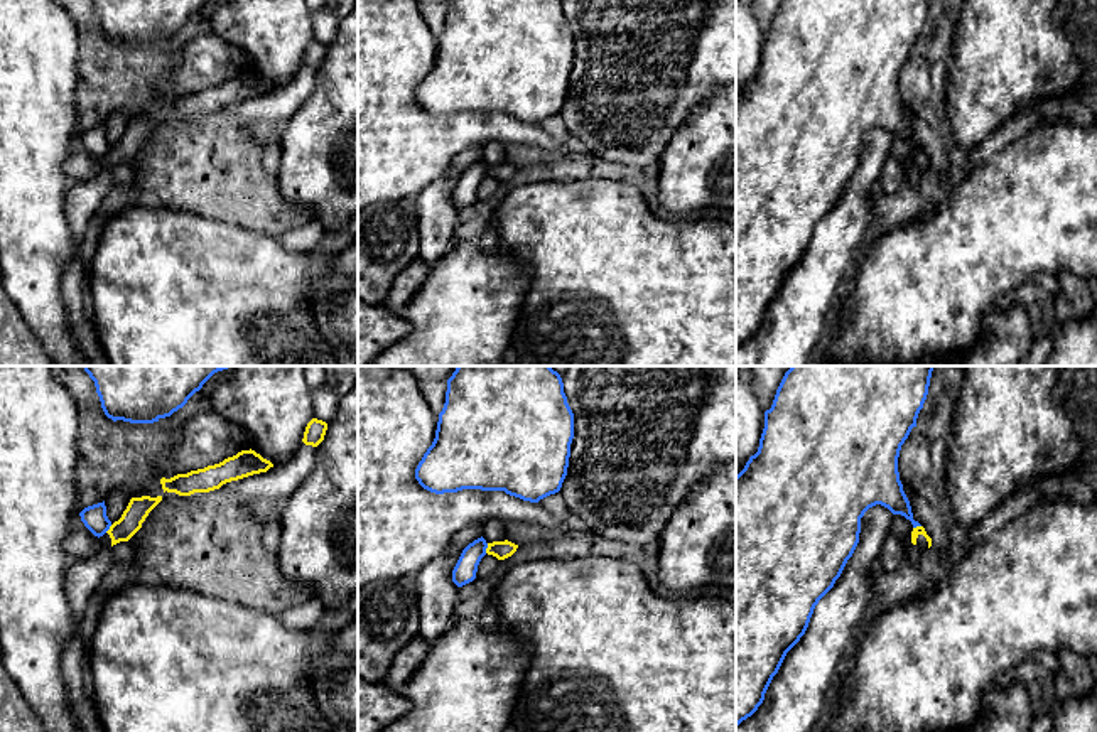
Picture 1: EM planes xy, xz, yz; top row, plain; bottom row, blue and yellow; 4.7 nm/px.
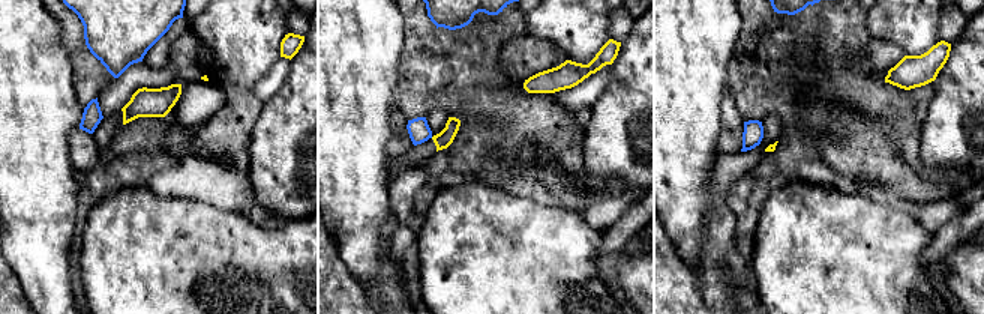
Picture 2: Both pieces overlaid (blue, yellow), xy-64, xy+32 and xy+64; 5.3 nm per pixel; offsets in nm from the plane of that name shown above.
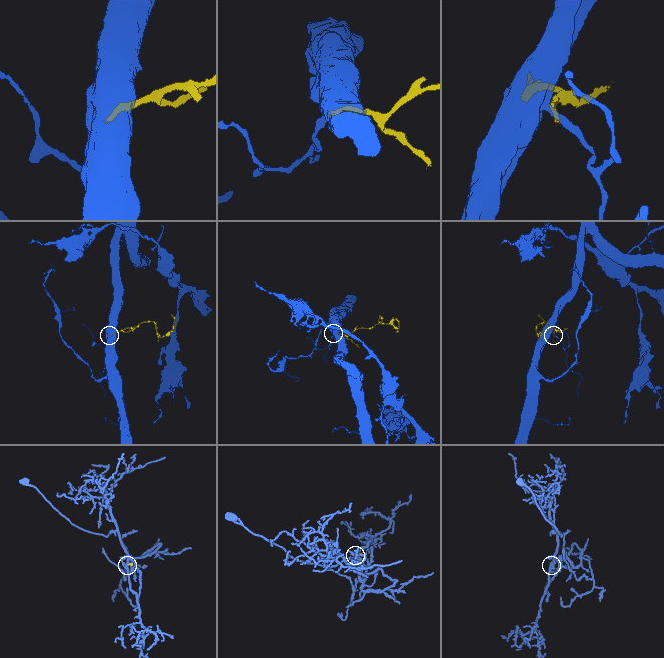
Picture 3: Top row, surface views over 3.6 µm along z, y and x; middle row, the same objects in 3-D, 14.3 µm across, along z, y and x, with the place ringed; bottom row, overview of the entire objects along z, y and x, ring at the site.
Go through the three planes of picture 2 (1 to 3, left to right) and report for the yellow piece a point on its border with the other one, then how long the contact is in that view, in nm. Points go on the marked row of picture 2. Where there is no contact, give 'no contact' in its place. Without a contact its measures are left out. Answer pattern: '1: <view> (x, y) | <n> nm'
1: no contact
2: no contact
3: no contact

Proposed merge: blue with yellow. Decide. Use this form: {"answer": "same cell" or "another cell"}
{"answer": "another cell"}

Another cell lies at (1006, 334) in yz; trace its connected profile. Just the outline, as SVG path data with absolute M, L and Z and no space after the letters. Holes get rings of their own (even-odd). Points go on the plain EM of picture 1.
M1026 302L997 305L984 315L975 342L938 366L1019 366L1033 339Z

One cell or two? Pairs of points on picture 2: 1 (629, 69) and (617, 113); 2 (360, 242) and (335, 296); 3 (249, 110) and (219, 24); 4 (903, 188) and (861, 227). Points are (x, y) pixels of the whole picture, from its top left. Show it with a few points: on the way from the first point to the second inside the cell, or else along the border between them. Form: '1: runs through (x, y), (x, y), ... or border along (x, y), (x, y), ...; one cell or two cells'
1: runs through (629, 80), (627, 102); one cell
2: border along (333, 236), (348, 269), (374, 286); two cells
3: runs through (239, 89), (237, 45); one cell
4: border along (858, 191), (884, 202); two cells

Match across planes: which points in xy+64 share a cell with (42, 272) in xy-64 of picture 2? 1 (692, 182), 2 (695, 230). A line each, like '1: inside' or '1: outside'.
1: inside
2: inside

